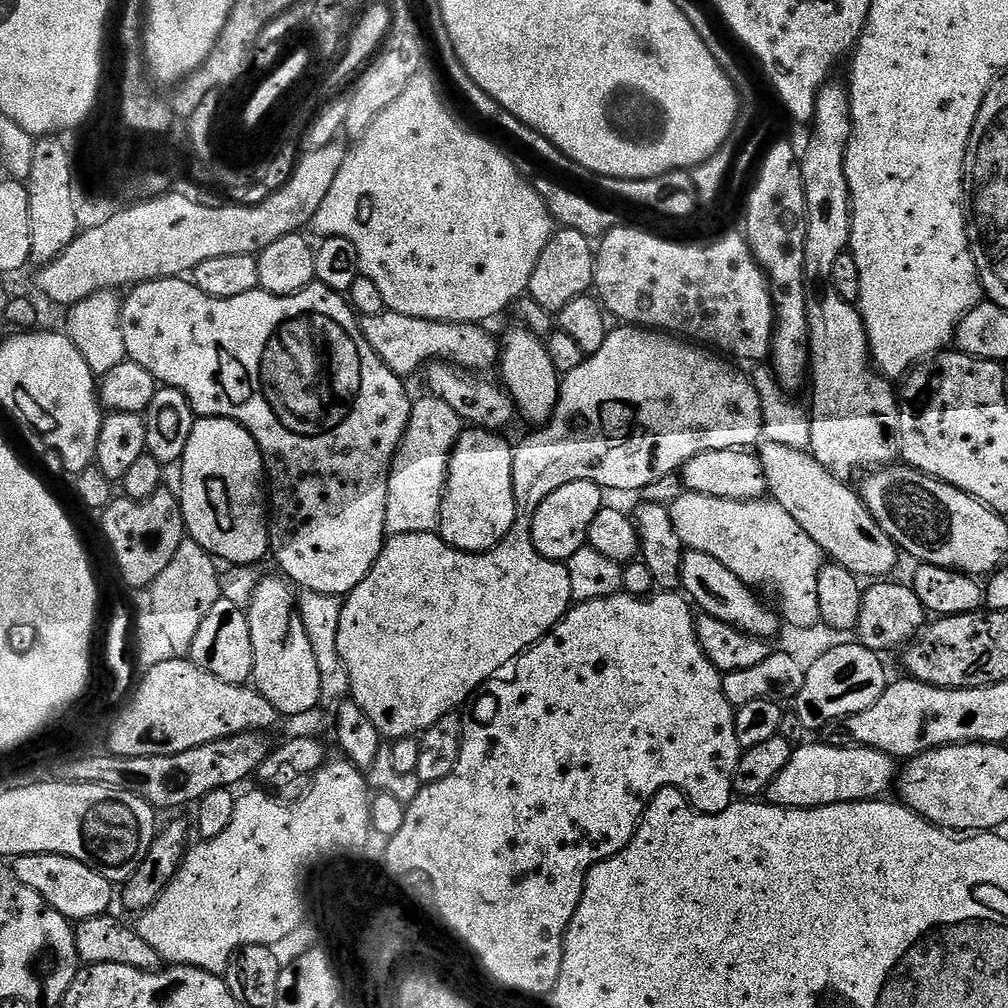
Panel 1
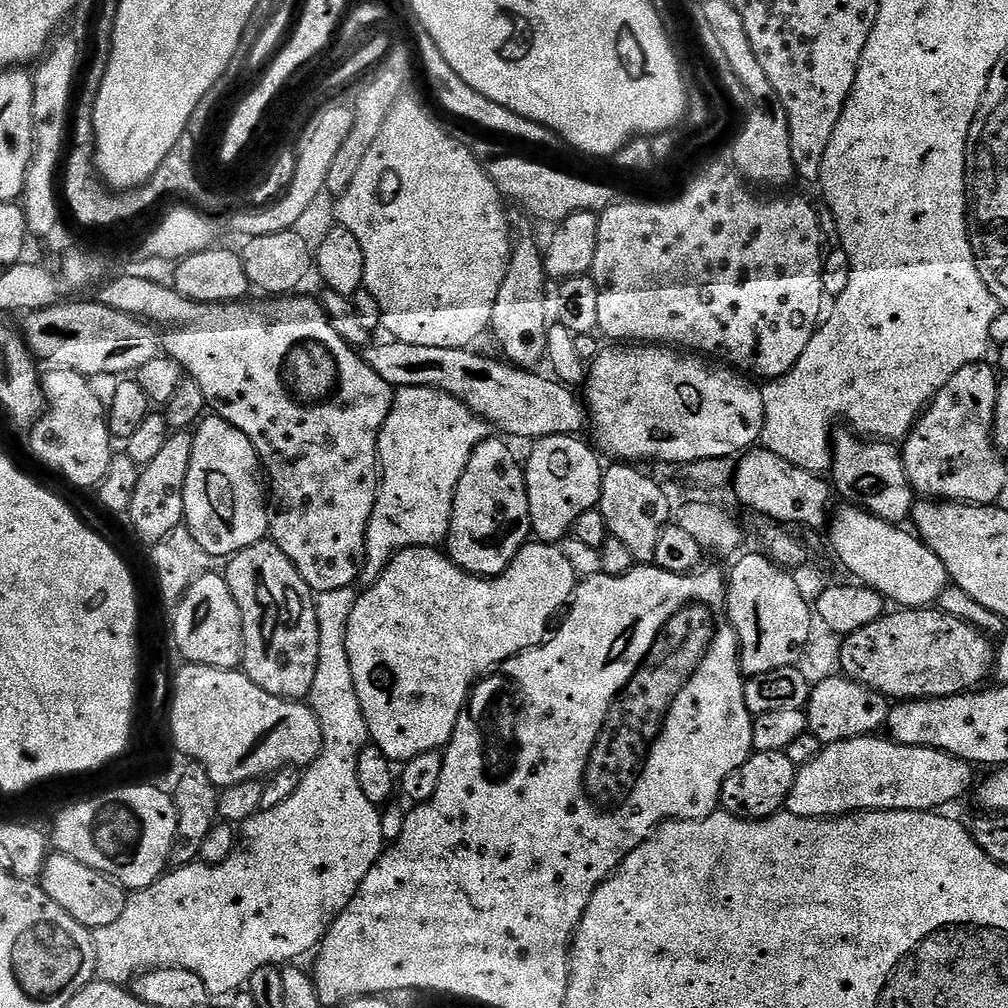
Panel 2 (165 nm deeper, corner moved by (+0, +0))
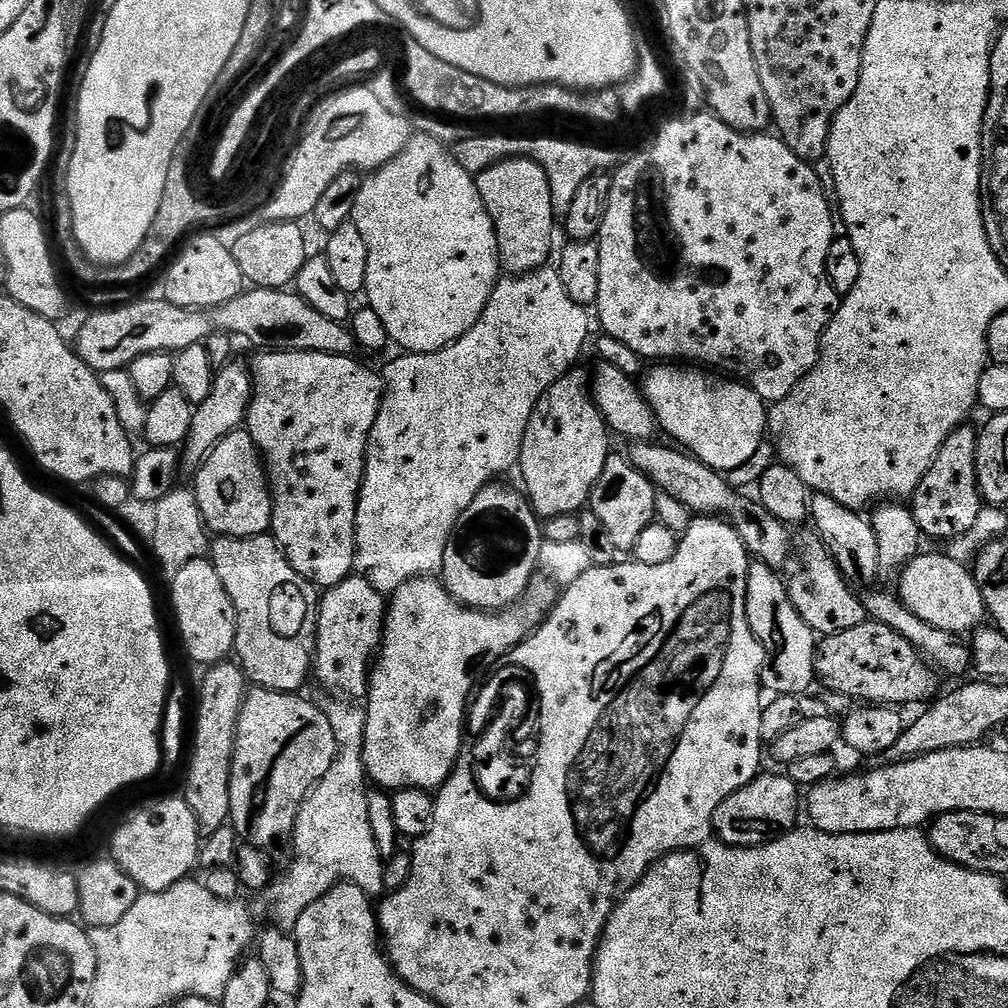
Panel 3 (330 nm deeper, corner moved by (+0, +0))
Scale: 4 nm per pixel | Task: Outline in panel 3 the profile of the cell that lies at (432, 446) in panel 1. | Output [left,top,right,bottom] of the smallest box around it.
[356,267,590,592]

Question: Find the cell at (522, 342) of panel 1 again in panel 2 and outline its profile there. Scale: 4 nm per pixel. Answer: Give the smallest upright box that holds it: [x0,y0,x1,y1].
[490,236,550,370]

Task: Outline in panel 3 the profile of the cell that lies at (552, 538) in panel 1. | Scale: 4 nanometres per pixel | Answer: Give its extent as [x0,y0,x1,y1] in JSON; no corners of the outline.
[518,366,610,516]

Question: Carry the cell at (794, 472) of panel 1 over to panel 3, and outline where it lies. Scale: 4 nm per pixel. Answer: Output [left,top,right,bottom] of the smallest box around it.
[898,552,986,634]

